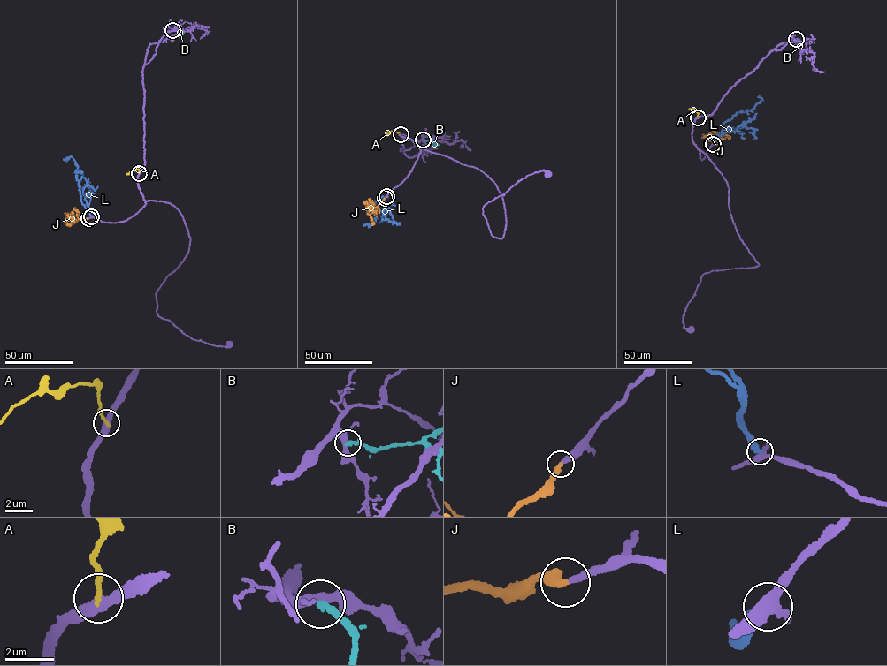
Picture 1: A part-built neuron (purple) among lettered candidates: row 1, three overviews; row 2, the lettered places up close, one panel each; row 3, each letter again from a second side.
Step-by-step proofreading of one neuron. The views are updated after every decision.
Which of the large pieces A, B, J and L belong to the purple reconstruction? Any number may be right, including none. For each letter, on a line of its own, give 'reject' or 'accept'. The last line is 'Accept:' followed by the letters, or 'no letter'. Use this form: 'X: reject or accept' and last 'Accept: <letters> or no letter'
A: reject
B: reject
J: accept
L: reject
Accept: J

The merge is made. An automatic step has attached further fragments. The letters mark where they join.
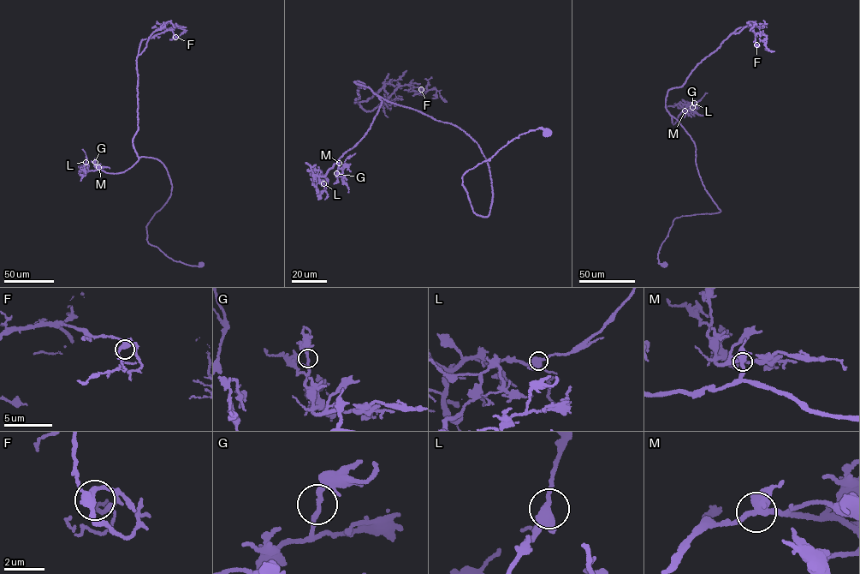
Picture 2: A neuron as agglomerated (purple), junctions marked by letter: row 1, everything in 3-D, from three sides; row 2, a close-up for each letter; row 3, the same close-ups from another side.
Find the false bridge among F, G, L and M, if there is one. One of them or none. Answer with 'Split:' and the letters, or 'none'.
Split: none

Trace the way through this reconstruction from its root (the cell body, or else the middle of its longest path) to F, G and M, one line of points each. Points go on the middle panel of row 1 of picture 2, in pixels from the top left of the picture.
F: (547, 134), (464, 174), (477, 215), (491, 180), (468, 134), (359, 81), (354, 102), (421, 89)
G: (547, 134), (520, 134), (464, 174), (473, 212), (486, 217), (492, 189), (478, 145), (380, 97), (336, 173)
M: (547, 134), (520, 134), (464, 174), (473, 212), (486, 217), (492, 189), (478, 145), (380, 97), (339, 164)

